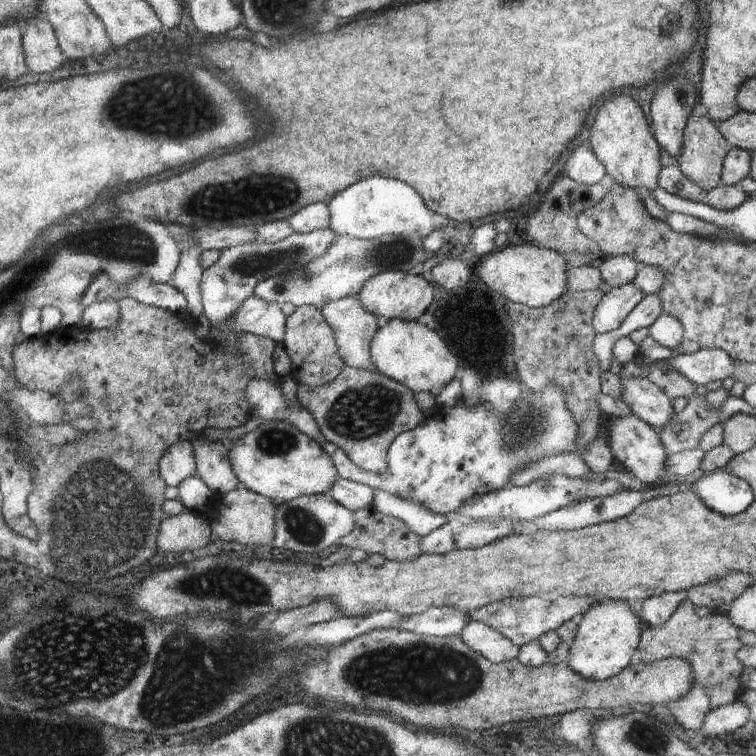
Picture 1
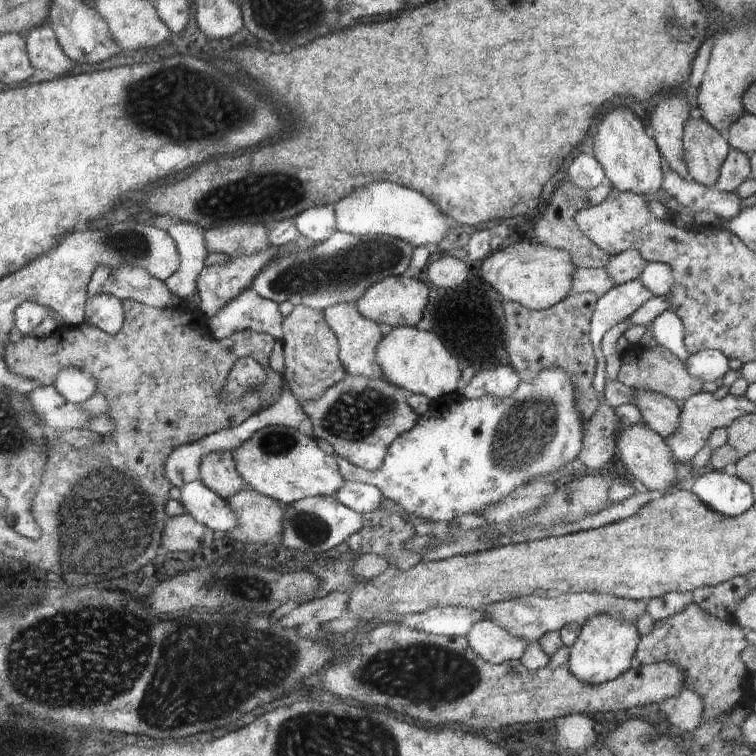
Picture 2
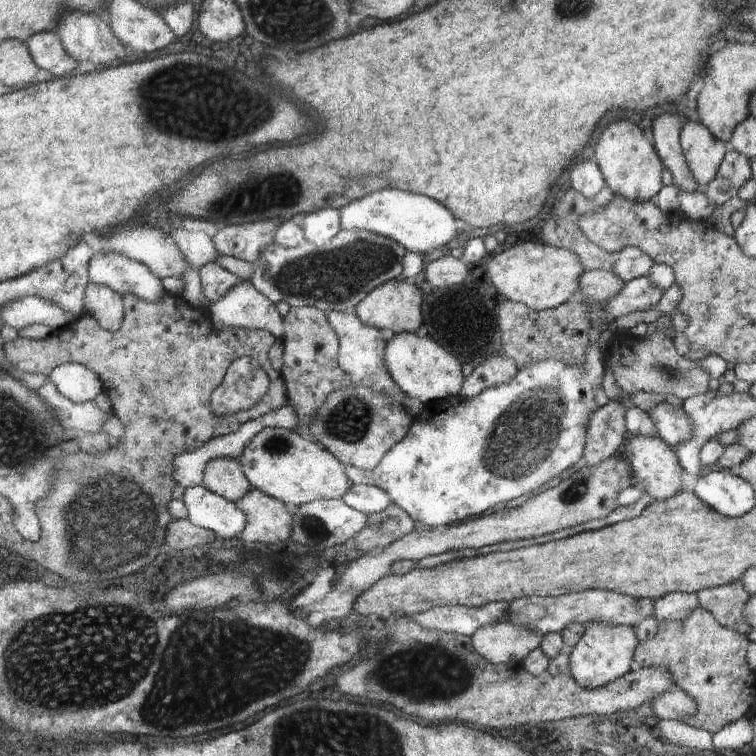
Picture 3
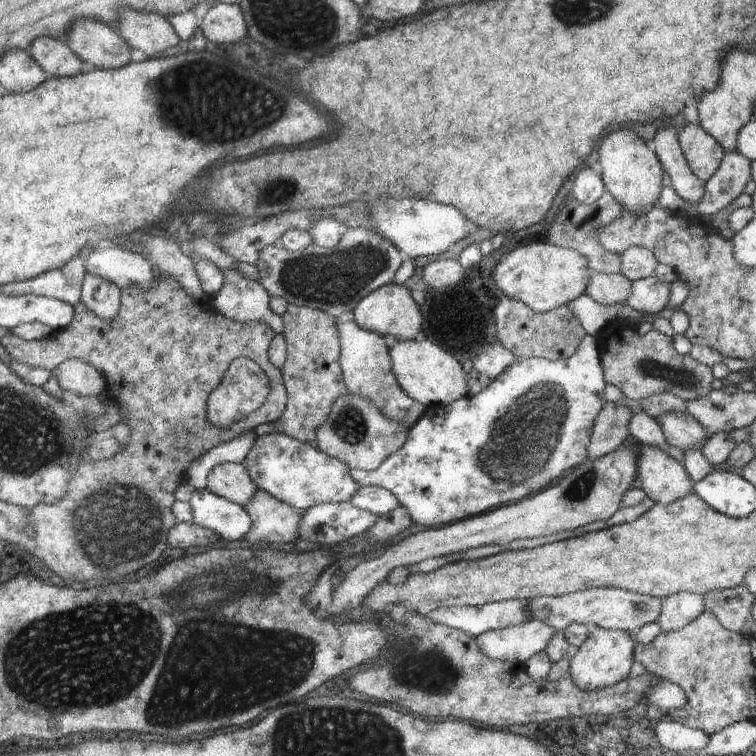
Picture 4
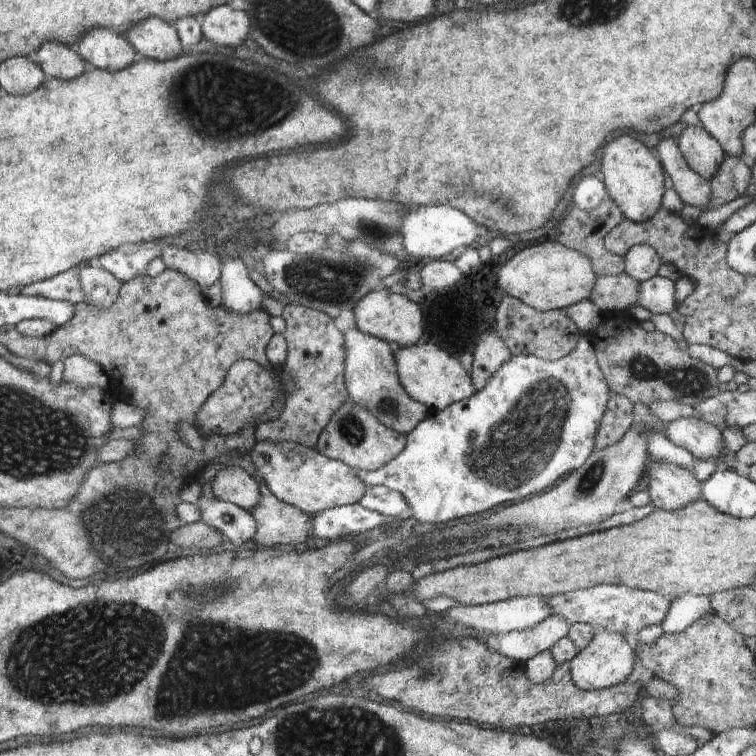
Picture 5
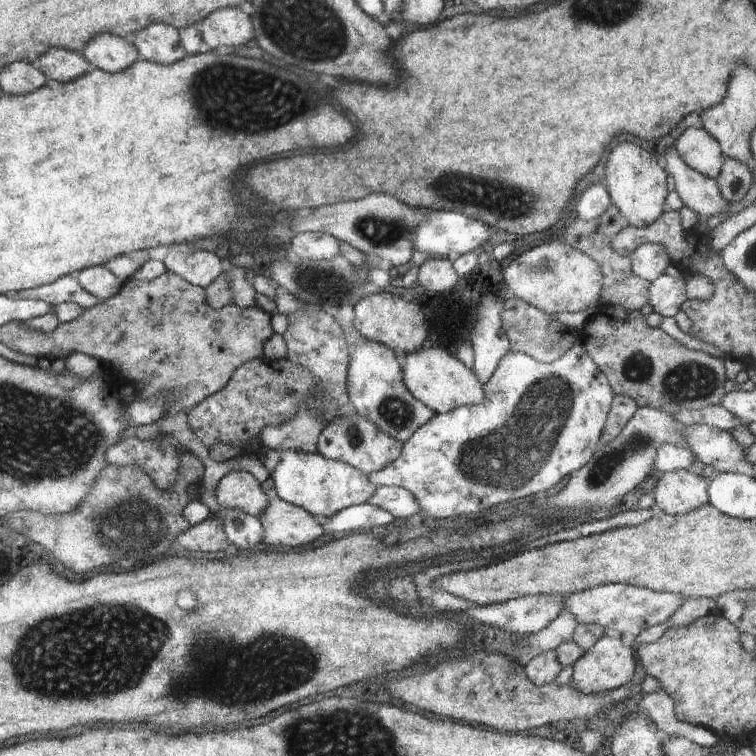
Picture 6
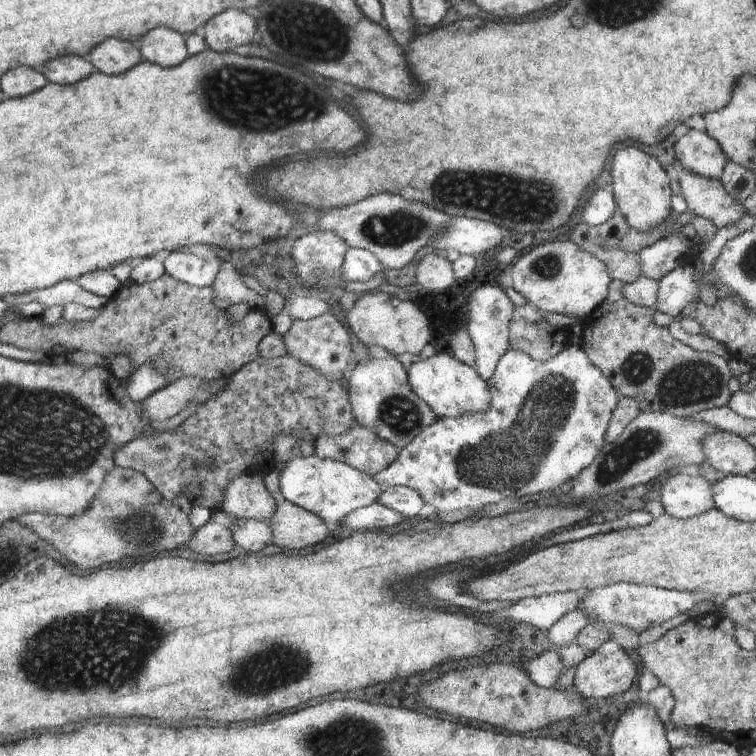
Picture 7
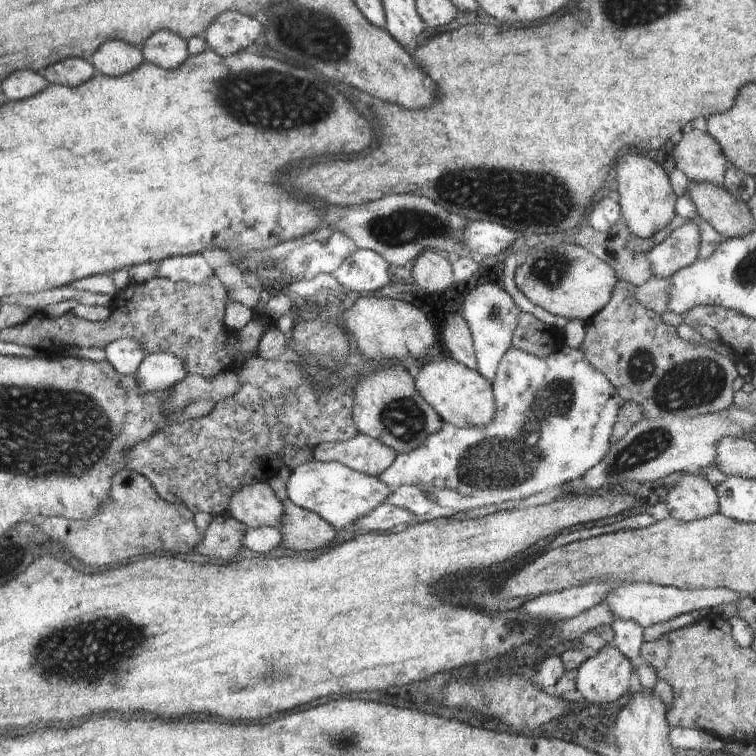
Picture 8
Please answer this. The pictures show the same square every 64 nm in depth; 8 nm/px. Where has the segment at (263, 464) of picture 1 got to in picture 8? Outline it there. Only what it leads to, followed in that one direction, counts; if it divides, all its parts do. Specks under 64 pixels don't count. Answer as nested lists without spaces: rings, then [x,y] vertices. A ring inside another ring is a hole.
[[[312,459],[312,462],[300,464],[290,472],[286,494],[296,506],[315,512],[339,529],[352,528],[364,514],[372,512],[380,504],[386,504],[392,489],[382,484],[377,477],[356,472],[339,462],[325,463]]]

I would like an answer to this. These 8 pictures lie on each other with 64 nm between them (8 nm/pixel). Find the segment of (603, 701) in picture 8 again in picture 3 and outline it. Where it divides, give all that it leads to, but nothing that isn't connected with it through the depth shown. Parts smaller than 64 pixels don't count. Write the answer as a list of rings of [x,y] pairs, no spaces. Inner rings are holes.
[[[591,622],[586,626],[580,642],[573,646],[569,655],[569,672],[578,686],[600,688],[616,682],[631,671],[631,664],[638,646],[635,629],[627,626],[608,626],[602,622]]]

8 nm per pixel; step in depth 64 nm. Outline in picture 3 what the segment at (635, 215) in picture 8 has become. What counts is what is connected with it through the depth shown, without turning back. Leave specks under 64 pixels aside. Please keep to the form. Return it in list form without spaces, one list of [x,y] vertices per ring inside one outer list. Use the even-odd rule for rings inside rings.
[[[619,120],[602,128],[594,146],[597,165],[610,190],[616,196],[622,196],[632,202],[650,202],[663,187],[661,172],[662,161],[658,158],[651,136],[647,135],[640,126],[630,120]]]

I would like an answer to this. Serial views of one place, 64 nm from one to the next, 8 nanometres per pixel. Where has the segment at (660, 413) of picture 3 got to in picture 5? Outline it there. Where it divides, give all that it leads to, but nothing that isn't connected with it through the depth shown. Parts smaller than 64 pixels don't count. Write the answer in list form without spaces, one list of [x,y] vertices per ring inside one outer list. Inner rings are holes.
[[[680,418],[666,424],[666,436],[670,442],[686,448],[698,460],[714,462],[718,471],[730,470],[734,454],[720,456],[726,442],[722,429],[699,418]]]

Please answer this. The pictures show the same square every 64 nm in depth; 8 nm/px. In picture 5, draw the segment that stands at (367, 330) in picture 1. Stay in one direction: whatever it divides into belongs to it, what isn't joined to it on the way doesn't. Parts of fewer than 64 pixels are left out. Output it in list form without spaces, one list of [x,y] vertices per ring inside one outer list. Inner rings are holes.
[[[348,328],[343,336],[346,352],[344,378],[351,401],[372,412],[376,420],[380,420],[380,424],[384,424],[386,428],[407,436],[422,420],[428,418],[430,409],[425,404],[410,398],[400,384],[390,344],[374,336],[368,336],[357,328]]]

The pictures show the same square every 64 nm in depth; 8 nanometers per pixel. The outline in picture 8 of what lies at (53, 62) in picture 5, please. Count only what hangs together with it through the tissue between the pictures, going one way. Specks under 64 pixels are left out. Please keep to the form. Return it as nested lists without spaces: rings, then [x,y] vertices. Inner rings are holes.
[[[66,58],[62,62],[56,62],[42,70],[42,76],[50,84],[66,84],[66,86],[78,86],[94,76],[92,64],[88,64],[82,58]]]

